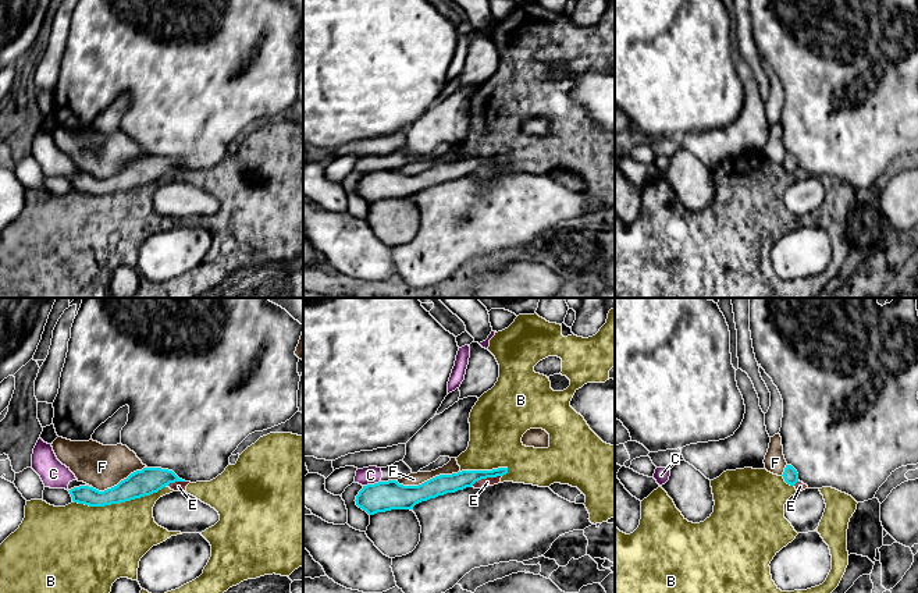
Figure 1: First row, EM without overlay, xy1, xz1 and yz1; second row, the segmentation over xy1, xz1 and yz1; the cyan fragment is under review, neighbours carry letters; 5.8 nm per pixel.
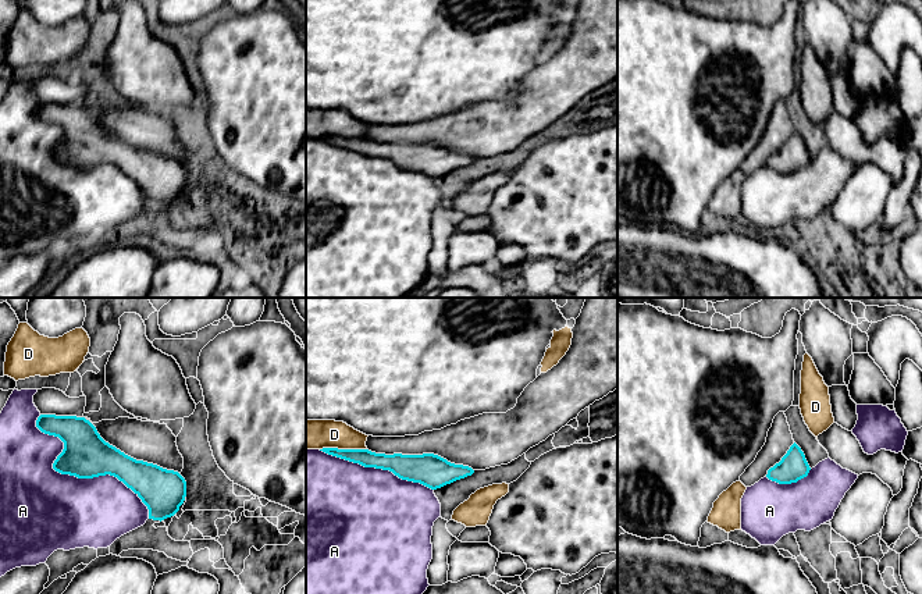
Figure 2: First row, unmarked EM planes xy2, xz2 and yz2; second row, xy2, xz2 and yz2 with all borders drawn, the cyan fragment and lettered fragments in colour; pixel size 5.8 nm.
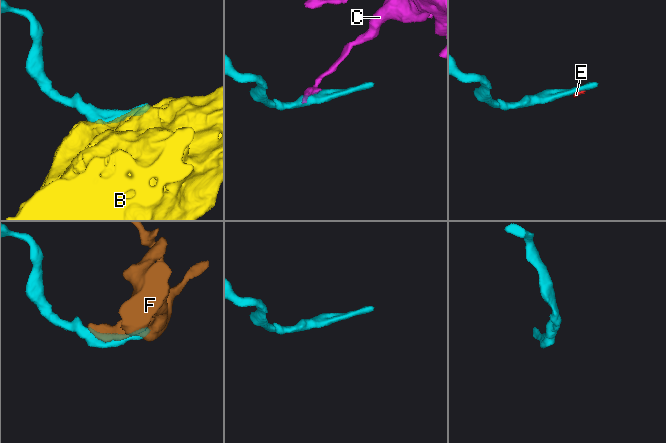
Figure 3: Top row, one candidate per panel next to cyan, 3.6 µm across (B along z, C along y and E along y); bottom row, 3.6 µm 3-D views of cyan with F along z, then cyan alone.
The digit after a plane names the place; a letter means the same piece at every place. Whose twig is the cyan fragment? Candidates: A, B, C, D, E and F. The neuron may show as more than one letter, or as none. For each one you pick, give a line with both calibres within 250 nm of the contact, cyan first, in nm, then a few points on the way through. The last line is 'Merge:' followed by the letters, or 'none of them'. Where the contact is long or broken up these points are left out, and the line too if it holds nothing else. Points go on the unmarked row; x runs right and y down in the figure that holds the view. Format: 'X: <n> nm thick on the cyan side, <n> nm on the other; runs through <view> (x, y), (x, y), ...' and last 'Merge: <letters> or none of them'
Merge: none of them

